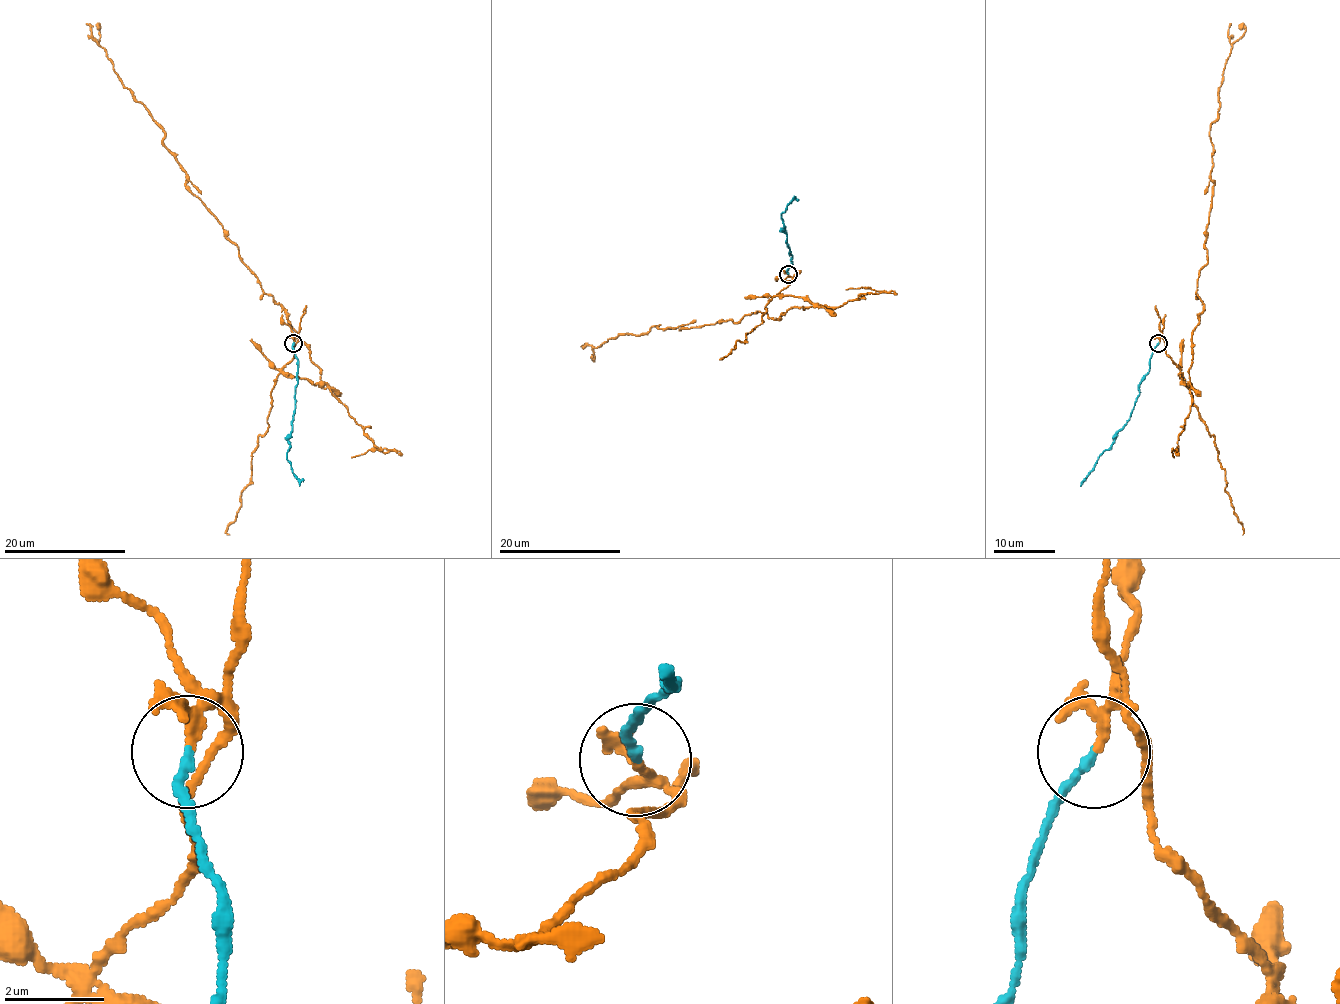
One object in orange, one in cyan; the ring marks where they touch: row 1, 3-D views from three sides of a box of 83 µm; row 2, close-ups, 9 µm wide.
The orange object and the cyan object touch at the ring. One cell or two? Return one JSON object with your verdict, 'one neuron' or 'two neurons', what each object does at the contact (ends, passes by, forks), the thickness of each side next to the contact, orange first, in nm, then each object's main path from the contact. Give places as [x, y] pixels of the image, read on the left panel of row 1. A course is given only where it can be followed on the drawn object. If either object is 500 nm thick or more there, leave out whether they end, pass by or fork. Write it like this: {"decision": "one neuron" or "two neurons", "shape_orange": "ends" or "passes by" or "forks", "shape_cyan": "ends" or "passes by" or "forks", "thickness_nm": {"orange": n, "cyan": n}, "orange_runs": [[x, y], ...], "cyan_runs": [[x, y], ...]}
{"decision": "two neurons", "shape_orange": "passes by", "shape_cyan": "ends", "thickness_nm": {"orange": 140, "cyan": 170}, "orange_runs": [[293, 343], [284, 370], [314, 384], [320, 369], [310, 349], [186, 184], [165, 131], [99, 44], [96, 23]], "cyan_runs": [[293, 343], [297, 373], [287, 459], [299, 486]]}

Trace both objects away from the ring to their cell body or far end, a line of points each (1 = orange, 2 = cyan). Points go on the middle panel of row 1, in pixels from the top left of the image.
1: (787, 274), (778, 296), (815, 305), (778, 319), (755, 312), (737, 323), (655, 325), (609, 338), (591, 357)
2: (787, 274), (792, 264), (781, 213), (793, 200), (793, 195)

